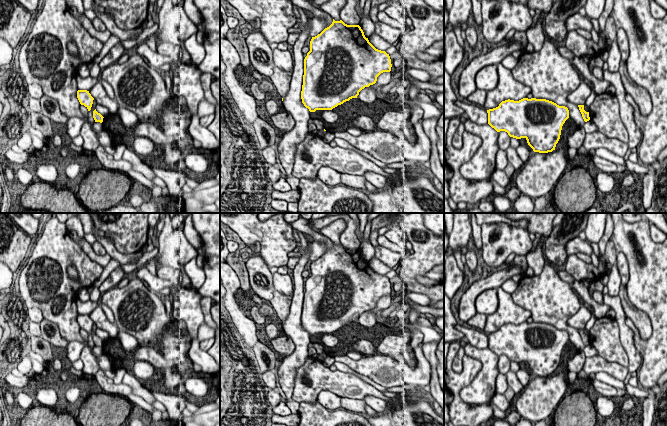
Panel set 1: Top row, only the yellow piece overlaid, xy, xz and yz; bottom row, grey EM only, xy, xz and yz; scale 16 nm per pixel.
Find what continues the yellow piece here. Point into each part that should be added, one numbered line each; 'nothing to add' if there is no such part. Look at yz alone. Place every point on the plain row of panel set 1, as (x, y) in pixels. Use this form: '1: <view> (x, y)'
nothing to add

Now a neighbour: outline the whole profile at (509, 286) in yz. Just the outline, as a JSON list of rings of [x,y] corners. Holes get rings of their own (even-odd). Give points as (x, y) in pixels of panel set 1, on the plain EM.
[[[513,279],[506,280],[502,285],[501,288],[507,292],[507,293],[514,293],[514,291],[517,289],[518,283],[514,282]]]

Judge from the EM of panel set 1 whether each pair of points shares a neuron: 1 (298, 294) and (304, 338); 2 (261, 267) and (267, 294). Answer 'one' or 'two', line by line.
1: one
2: one

